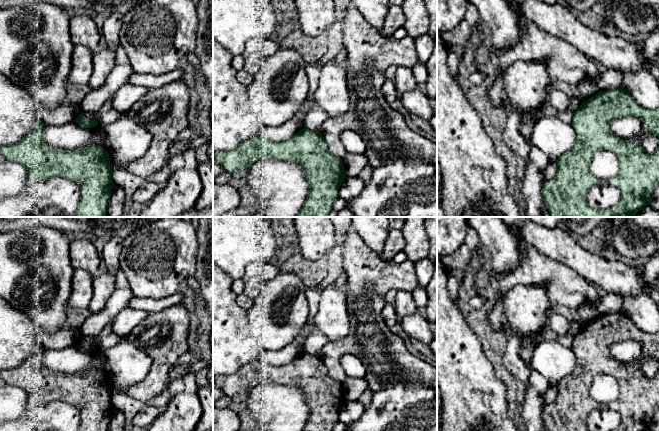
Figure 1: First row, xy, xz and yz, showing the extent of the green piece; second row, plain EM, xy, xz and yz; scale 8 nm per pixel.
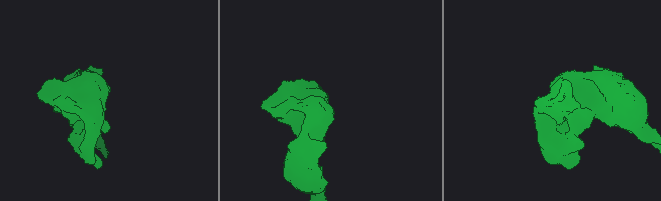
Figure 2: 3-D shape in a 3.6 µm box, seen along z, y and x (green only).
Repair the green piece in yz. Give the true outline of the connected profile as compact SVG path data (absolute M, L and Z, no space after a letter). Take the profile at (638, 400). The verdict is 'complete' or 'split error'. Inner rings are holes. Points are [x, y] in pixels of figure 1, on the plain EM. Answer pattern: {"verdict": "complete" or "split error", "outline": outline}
{"verdict": "complete", "outline": "M623 311L600 314L574 335L572 349L578 363L574 371L556 385L556 399L543 407L542 420L547 431L590 431L587 426L589 412L601 405L590 396L589 391L595 376L602 373L613 376L619 384L620 394L610 407L619 413L621 421L612 431L644 431L651 428L655 412L659 409L659 370L650 379L643 375L640 367L614 359L609 347L626 340L640 342L645 355L659 362L659 331L654 334L641 331Z"}

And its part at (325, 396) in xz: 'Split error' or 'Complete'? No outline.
Complete

